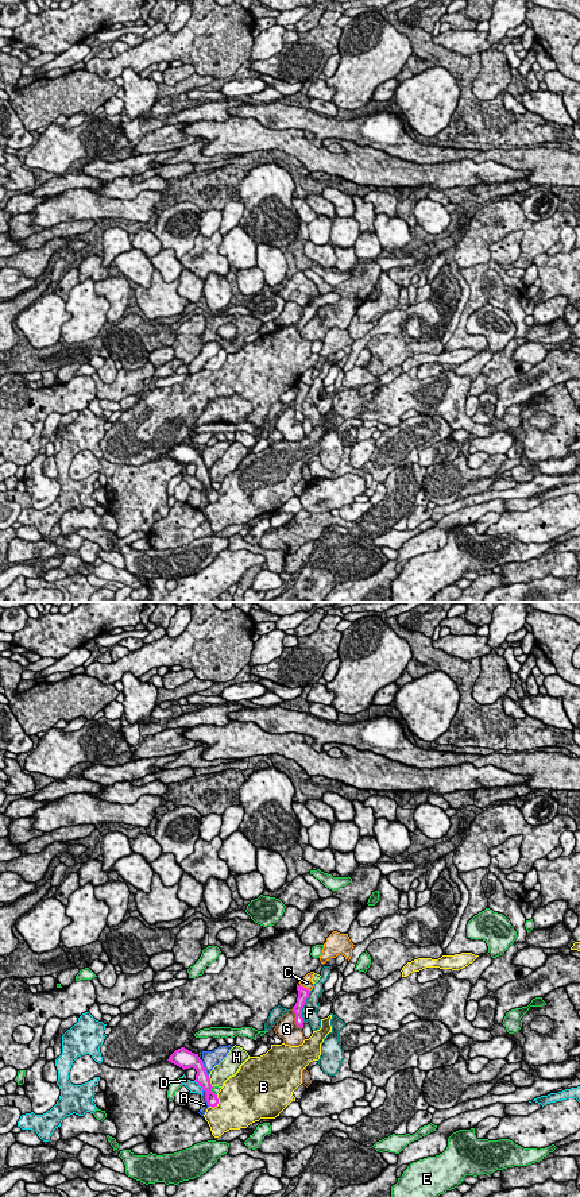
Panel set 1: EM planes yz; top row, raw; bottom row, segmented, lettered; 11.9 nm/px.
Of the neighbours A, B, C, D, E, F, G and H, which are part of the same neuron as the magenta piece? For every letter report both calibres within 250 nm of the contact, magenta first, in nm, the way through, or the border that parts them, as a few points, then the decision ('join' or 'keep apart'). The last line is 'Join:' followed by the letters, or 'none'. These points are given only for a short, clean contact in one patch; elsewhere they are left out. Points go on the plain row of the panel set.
A: 160 nm thick on the magenta side, 100 nm on the other; keep apart
B: 130 nm thick on the magenta side, 480 nm on the other; keep apart
C: 130 nm thick on the magenta side, 130 nm on the other; border along yz (300, 381), (309, 386); keep apart
D: 160 nm thick on the magenta side, 140 nm on the other; keep apart
E: 160 nm thick on the magenta side, 90 nm on the other; keep apart
F: 130 nm thick on the magenta side, 190 nm on the other; keep apart
G: 120 nm thick on the magenta side, 260 nm on the other; keep apart
H: 160 nm thick on the magenta side, 220 nm on the other; keep apart
Join: none

